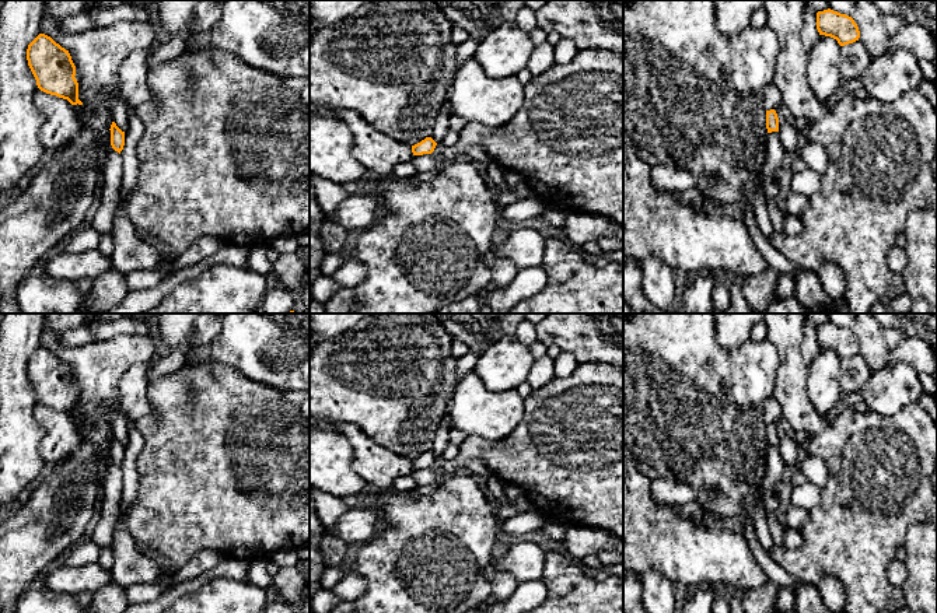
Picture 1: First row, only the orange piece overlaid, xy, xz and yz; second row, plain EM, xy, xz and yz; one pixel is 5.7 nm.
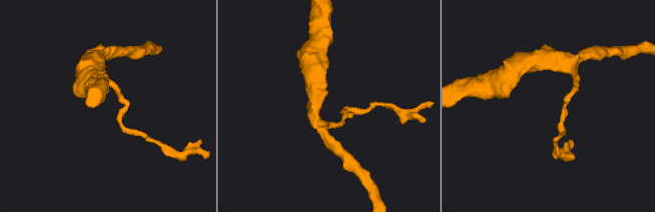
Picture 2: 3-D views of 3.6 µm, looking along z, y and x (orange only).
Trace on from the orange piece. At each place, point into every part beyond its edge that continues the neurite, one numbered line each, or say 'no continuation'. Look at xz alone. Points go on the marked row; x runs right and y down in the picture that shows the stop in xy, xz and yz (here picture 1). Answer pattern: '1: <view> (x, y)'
no continuation

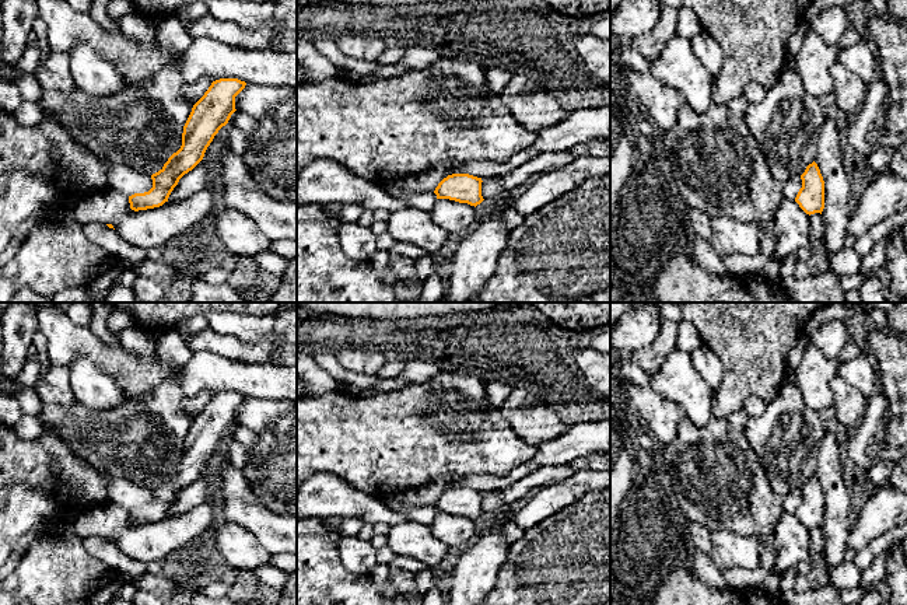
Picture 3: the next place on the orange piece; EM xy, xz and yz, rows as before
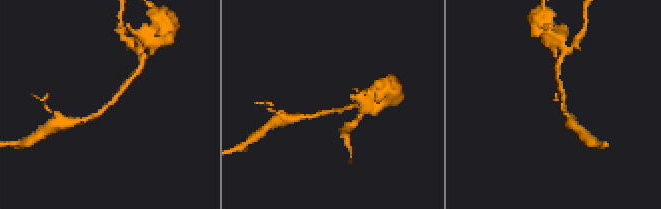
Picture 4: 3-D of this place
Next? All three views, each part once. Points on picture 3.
no continuation

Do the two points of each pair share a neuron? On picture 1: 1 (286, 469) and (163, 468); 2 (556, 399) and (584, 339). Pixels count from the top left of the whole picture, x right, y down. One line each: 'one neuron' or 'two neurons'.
1: one neuron
2: two neurons

